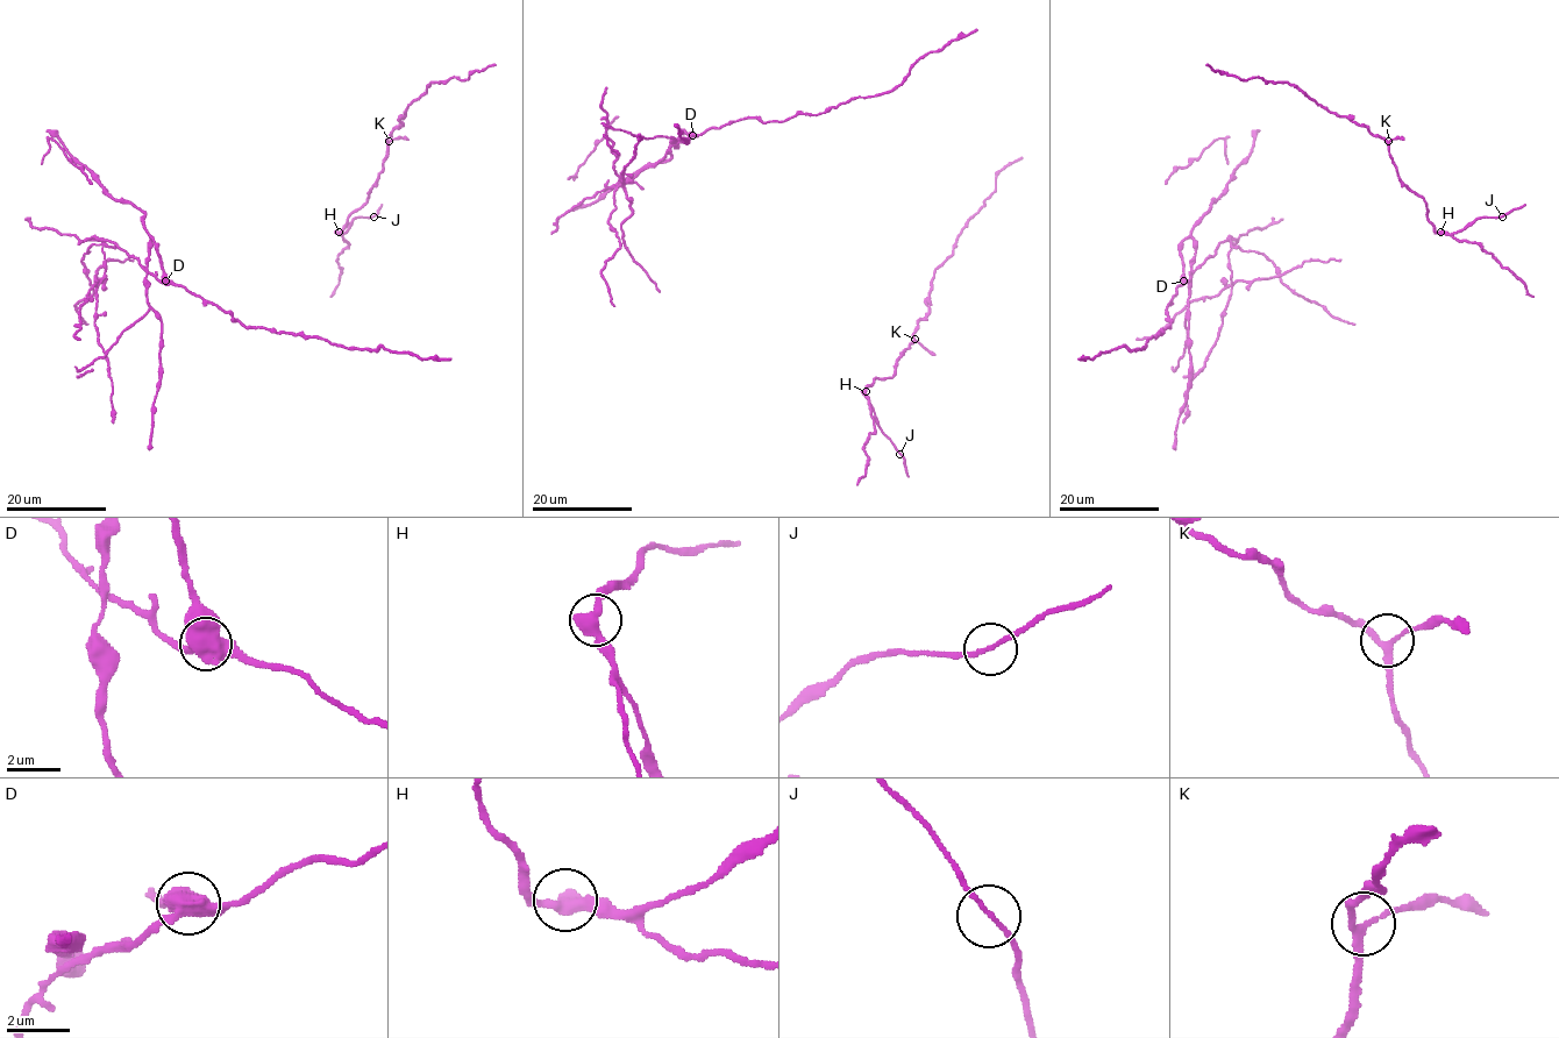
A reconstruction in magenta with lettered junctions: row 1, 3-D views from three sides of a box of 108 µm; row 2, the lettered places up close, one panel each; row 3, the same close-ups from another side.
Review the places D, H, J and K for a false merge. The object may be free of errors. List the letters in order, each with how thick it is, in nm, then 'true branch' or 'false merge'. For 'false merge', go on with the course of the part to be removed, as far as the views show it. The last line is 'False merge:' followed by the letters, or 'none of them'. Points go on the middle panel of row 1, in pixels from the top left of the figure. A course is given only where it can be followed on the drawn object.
D: 550 nm thick; false merge
H: 440 nm thick; true branch
J: 130 nm thick; true branch
K: 190 nm thick; true branch
False merge: D

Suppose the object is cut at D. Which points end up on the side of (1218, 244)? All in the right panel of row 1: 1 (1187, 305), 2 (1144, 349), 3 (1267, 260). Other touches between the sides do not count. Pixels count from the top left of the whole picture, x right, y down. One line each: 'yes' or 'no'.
1: no
2: yes
3: no

